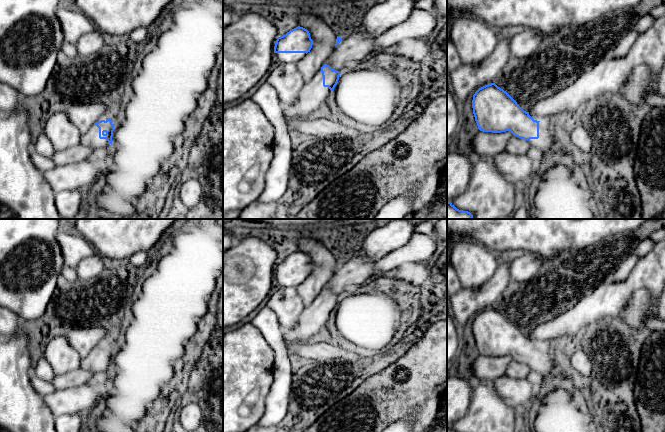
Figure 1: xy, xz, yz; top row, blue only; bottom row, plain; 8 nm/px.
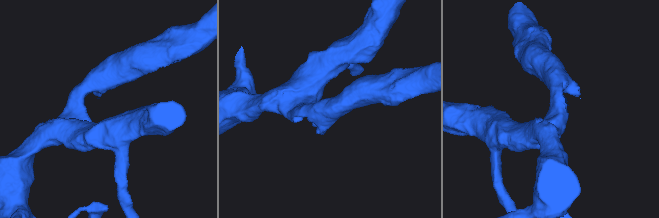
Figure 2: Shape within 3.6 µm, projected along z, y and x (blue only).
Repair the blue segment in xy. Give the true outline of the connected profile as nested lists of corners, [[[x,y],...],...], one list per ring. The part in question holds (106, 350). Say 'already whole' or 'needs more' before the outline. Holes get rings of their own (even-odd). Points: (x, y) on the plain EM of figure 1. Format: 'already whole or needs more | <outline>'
needs more | [[[110,342],[96,346],[86,357],[81,358],[80,368],[98,373],[112,370],[114,349]]]

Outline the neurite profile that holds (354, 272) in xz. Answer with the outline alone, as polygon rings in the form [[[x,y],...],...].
[[[347,259],[334,271],[325,288],[336,295],[344,296],[350,289],[356,289],[374,279],[376,263],[377,260]]]

